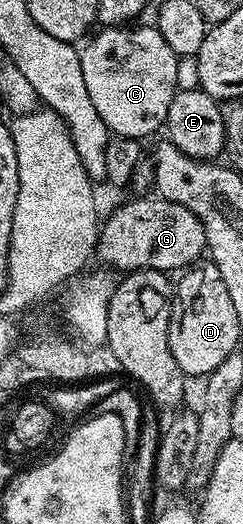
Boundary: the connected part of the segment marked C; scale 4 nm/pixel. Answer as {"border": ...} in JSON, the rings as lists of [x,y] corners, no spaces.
{"border":[[[126,25],[98,30],[82,46],[80,64],[88,96],[91,98],[91,103],[95,105],[95,109],[98,110],[99,117],[107,125],[110,134],[141,141],[164,128],[167,113],[170,112],[171,101],[178,91],[176,70],[179,57],[171,49],[171,45],[164,40],[156,26],[137,26],[141,25]]]}

